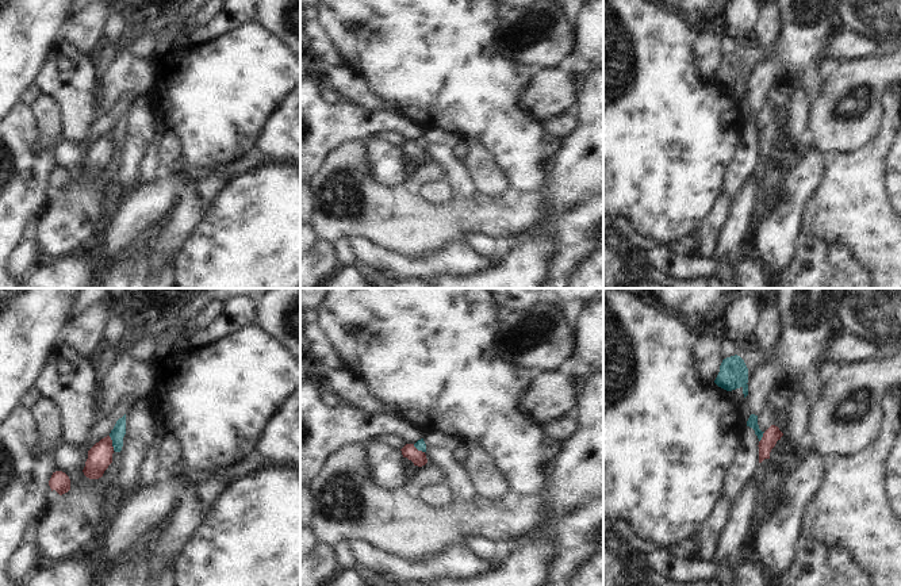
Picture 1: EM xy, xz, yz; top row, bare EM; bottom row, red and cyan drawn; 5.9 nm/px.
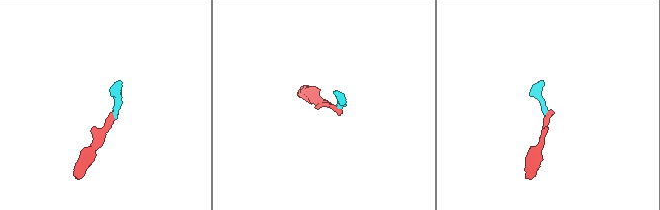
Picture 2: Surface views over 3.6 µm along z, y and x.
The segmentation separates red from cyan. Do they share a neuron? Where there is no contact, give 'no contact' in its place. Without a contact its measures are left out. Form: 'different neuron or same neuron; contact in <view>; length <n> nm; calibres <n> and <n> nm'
different neuron; contact in xy; length 90 nm; calibres 140 and 90 nm

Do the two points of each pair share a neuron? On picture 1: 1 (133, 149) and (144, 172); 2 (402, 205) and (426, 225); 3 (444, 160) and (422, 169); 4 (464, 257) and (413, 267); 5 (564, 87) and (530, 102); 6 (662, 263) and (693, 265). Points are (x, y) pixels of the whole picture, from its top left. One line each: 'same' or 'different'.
1: different
2: same
3: different
4: same
5: same
6: same

